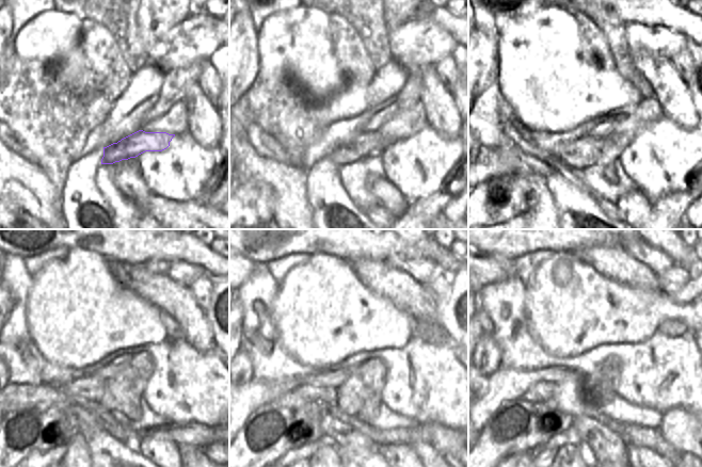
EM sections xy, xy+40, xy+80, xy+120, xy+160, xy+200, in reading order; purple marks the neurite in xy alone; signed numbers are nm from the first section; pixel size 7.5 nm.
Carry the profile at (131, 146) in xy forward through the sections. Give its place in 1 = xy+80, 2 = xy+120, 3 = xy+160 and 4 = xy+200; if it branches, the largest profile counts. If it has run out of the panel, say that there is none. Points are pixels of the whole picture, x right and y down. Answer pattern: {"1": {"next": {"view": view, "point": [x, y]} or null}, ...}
{"1": {"next": {"view": "xy+80", "point": [578, 154]}}, "2": {"next": {"view": "xy+120", "point": [90, 388]}}, "3": {"next": {"view": "xy+160", "point": [324, 388]}}, "4": {"next": {"view": "xy+200", "point": [541, 392]}}}

